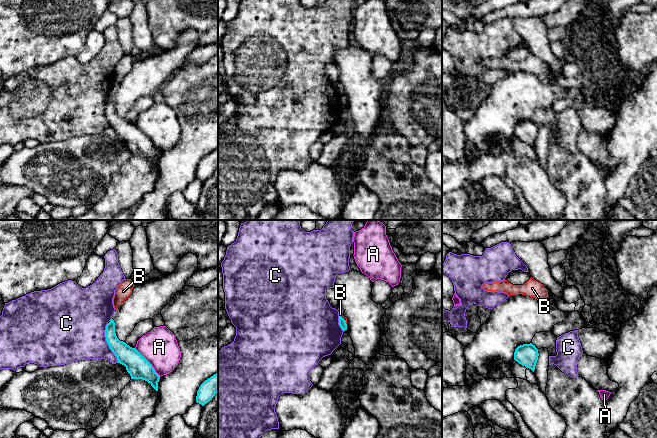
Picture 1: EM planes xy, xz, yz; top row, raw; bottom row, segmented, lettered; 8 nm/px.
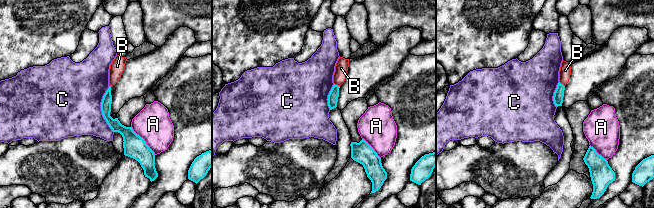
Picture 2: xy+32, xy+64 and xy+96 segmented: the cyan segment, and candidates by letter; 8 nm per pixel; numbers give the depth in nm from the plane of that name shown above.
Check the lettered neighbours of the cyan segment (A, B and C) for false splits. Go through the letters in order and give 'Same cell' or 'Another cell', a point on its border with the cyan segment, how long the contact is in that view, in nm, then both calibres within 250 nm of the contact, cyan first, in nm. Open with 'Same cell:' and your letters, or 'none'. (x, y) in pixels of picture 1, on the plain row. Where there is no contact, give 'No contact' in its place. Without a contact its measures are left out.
Same cell: none
A: Another cell. Touches cyan at xy (148, 138). Shared border 320 nm. Thickness 180 nm (cyan) against 300 nm
B: Another cell. Touches cyan at xz (344, 96). Shared border 100 nm. Thickness 60 nm (cyan) against 20 nm
C: Another cell. Touches cyan at xy (107, 118). Shared border 340 nm. Thickness 160 nm (cyan) against 440 nm

